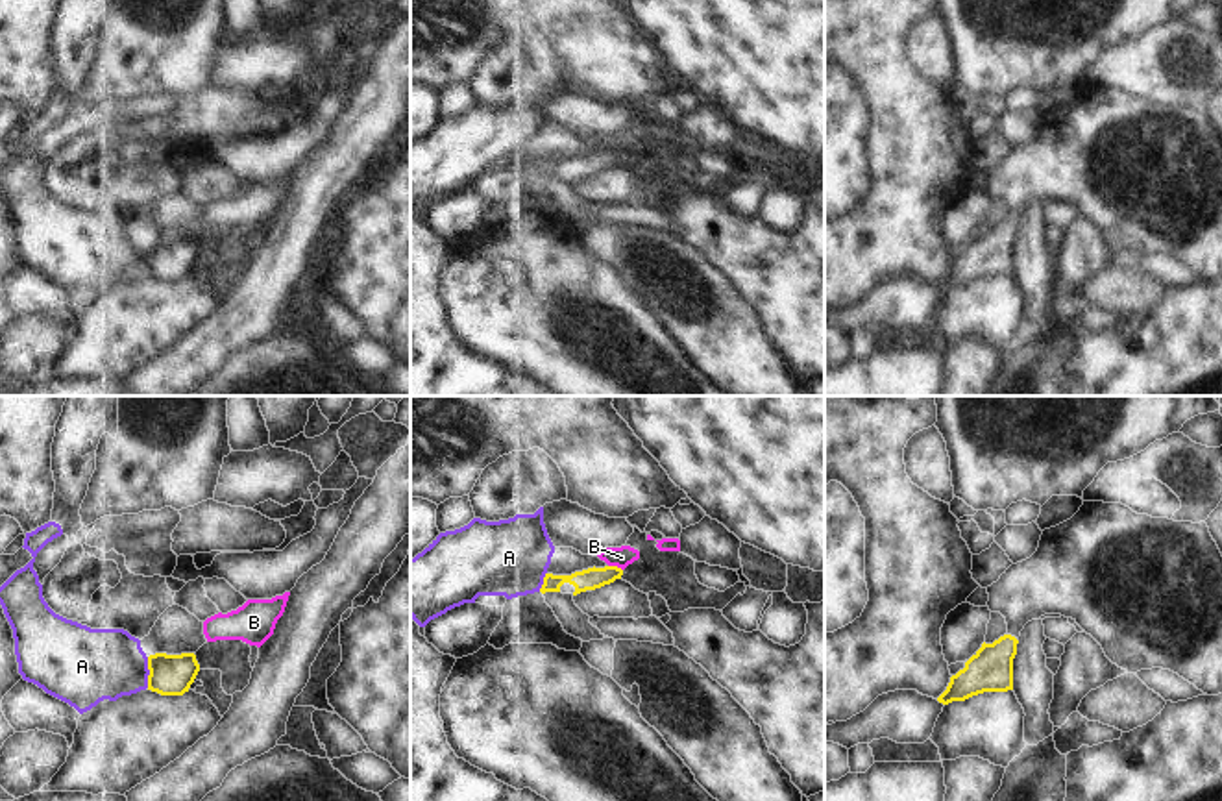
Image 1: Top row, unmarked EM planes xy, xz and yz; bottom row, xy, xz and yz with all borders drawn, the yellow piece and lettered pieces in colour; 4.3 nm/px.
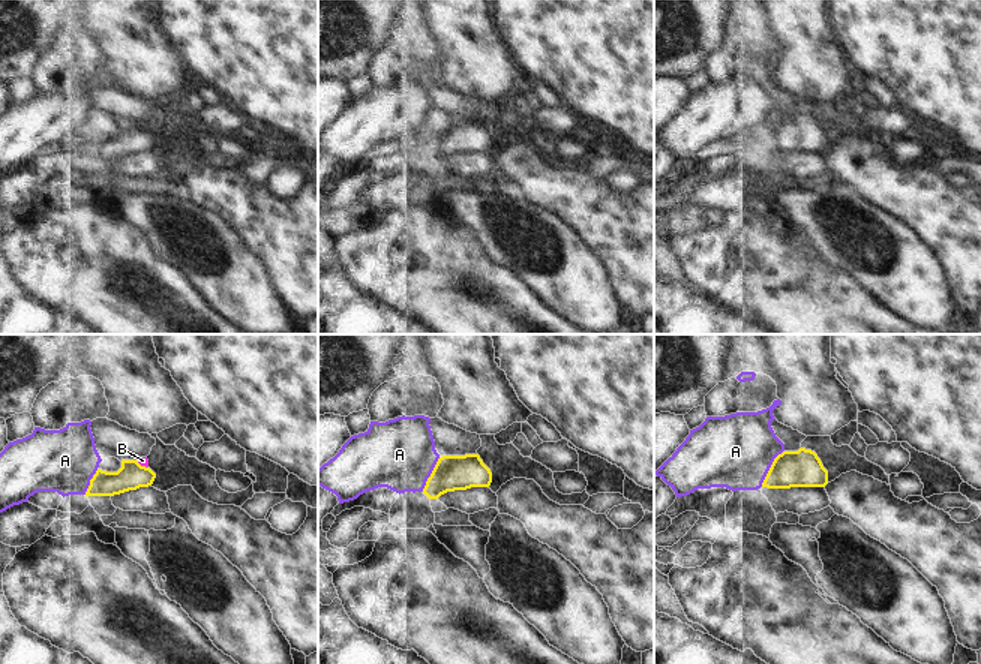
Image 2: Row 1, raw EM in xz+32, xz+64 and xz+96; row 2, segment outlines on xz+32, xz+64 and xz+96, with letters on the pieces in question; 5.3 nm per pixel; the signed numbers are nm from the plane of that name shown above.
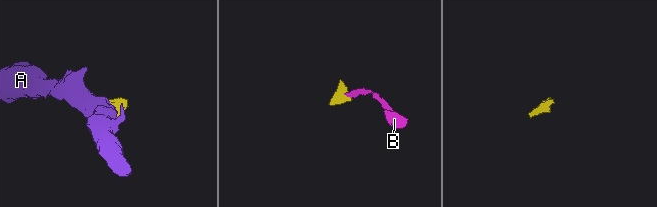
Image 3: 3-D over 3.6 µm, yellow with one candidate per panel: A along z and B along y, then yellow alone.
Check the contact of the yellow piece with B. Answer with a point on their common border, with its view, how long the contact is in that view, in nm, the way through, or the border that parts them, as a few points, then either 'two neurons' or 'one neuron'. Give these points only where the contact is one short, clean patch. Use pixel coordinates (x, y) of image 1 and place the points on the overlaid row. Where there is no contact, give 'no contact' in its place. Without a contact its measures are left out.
meets yellow in xz at (616, 566); contact 70 nm long; two neurons

